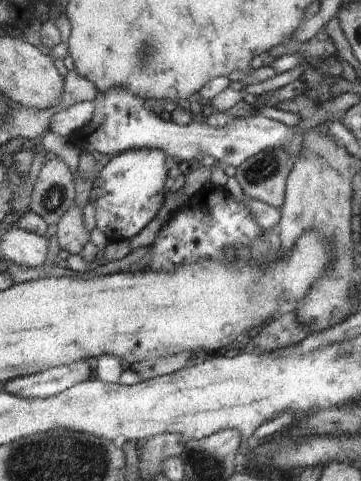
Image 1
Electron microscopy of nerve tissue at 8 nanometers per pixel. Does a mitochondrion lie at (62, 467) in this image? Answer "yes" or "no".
yes

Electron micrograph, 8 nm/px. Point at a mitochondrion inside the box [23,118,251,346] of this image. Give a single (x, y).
(54, 197)

